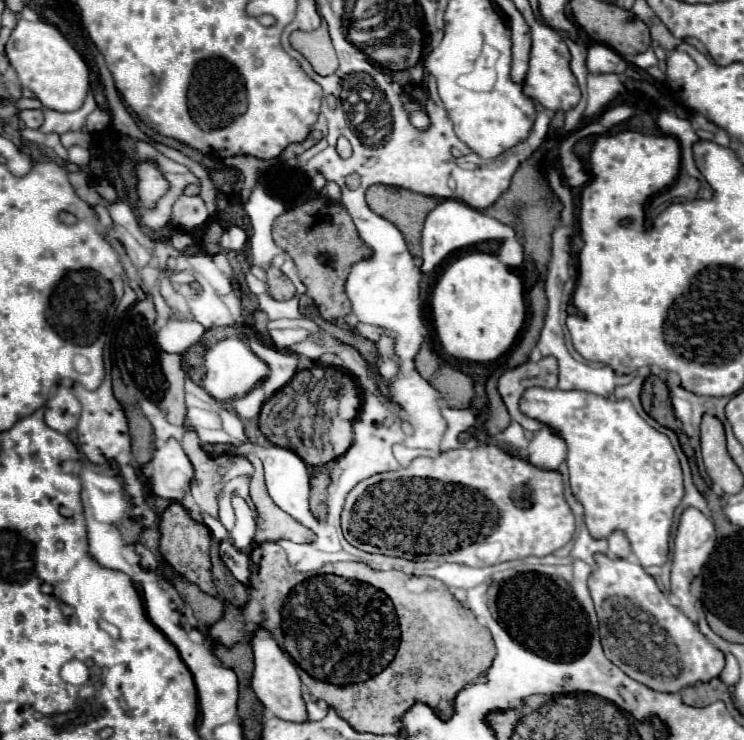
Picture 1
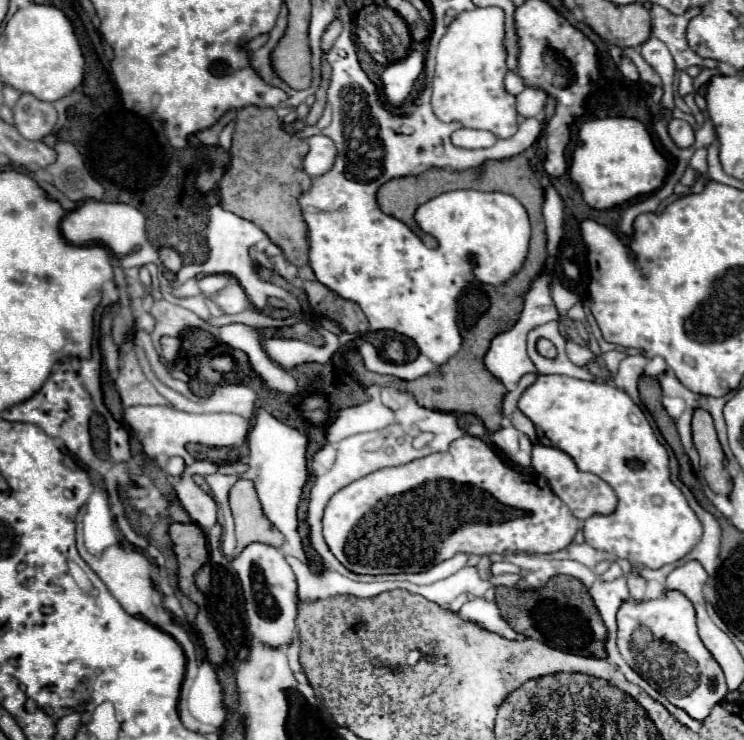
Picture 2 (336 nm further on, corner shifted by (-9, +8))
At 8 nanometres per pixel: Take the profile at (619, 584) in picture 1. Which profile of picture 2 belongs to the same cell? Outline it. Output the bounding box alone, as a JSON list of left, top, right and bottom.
[618,590,728,722]

